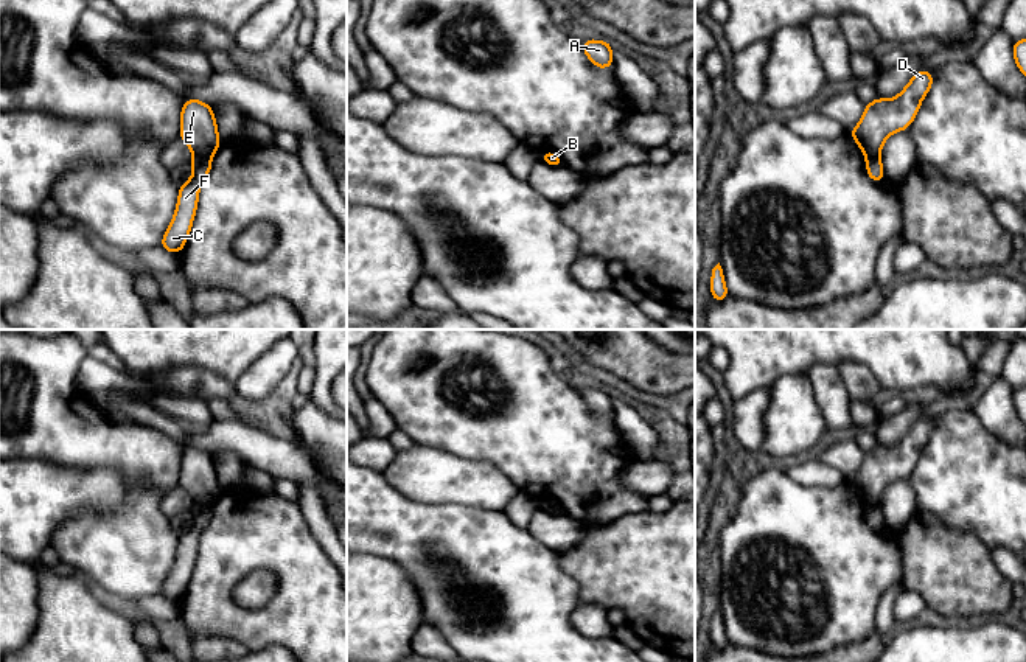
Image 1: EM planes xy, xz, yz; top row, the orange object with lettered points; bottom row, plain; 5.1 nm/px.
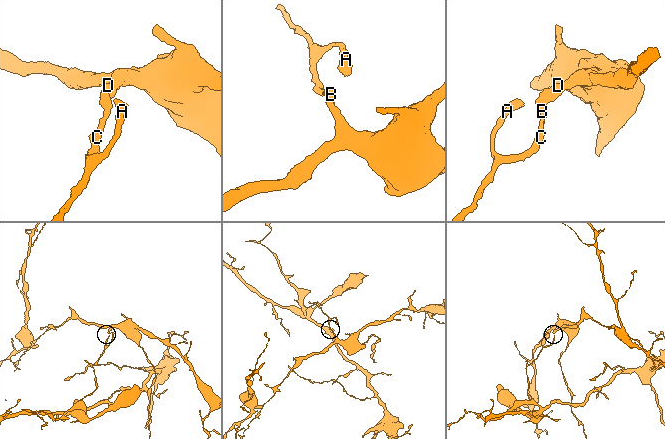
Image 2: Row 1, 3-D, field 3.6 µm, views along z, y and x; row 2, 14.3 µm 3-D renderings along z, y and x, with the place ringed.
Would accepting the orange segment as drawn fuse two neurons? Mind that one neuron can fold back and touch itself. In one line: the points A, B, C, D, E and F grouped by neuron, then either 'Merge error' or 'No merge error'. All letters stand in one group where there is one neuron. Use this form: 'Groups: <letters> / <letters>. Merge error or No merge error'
Groups: A B C F / D E. Merge error

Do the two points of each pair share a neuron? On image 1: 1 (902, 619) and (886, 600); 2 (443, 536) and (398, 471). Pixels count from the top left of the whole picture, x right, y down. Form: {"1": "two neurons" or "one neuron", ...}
{"1": "two neurons", "2": "two neurons"}

